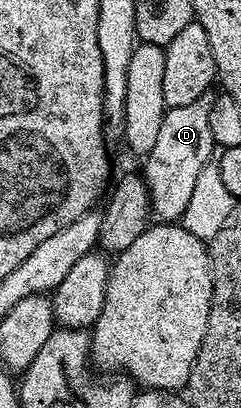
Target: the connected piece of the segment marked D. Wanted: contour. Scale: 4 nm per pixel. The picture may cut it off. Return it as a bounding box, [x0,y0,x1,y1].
[142,91,214,222]

